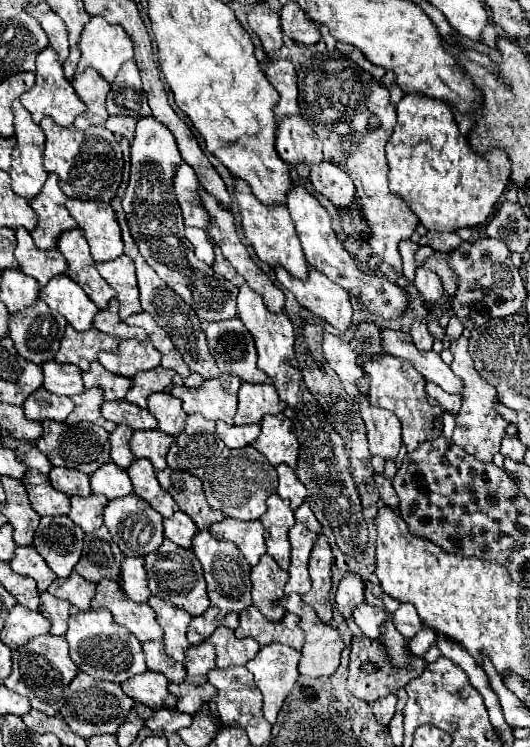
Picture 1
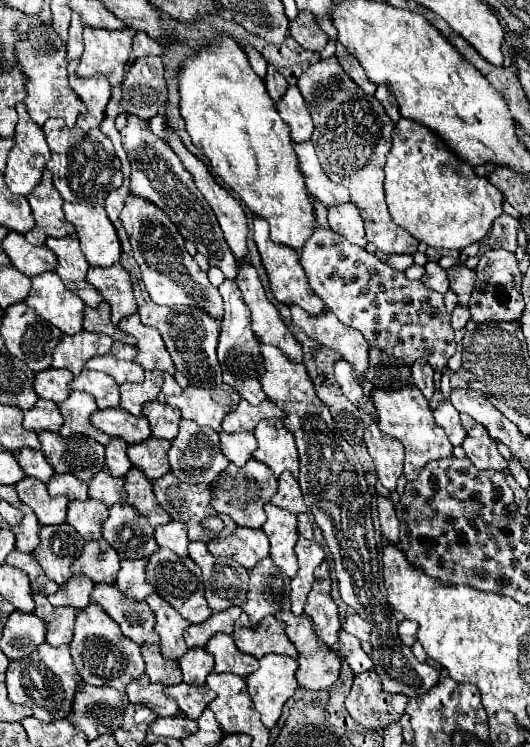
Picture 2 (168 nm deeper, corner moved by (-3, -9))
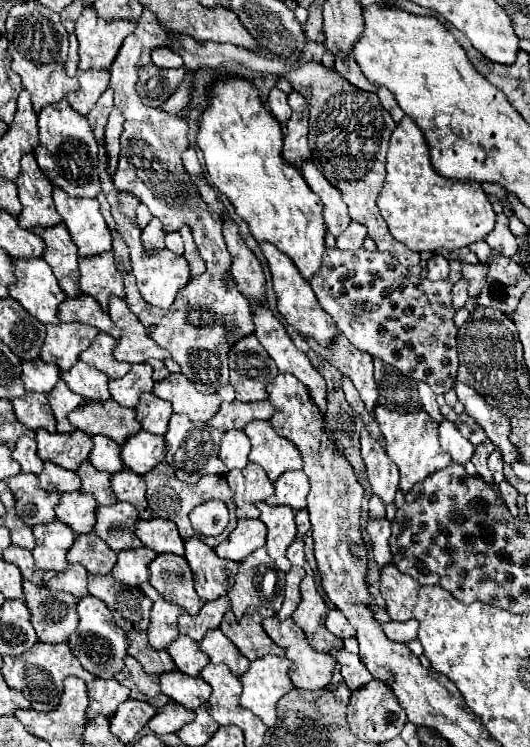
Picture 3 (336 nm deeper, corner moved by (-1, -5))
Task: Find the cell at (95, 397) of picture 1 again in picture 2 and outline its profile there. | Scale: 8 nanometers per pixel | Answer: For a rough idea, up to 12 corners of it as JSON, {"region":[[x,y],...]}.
{"region":[[71,392],[59,404],[63,426],[107,444],[109,436],[91,426],[97,410],[87,392]]}

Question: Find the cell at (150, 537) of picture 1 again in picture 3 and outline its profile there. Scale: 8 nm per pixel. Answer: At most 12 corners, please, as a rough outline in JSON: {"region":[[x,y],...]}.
{"region":[[129,502],[97,506],[95,532],[117,552],[143,546]]}

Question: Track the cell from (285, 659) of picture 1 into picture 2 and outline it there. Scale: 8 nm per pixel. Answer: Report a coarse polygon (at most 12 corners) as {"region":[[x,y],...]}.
{"region":[[267,654],[247,676],[253,708],[273,728],[295,694],[297,660]]}

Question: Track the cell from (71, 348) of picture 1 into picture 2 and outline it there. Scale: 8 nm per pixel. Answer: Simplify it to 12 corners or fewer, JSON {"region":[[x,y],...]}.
{"region":[[105,334],[61,336],[53,368],[77,376],[93,356],[107,354],[113,340]]}

